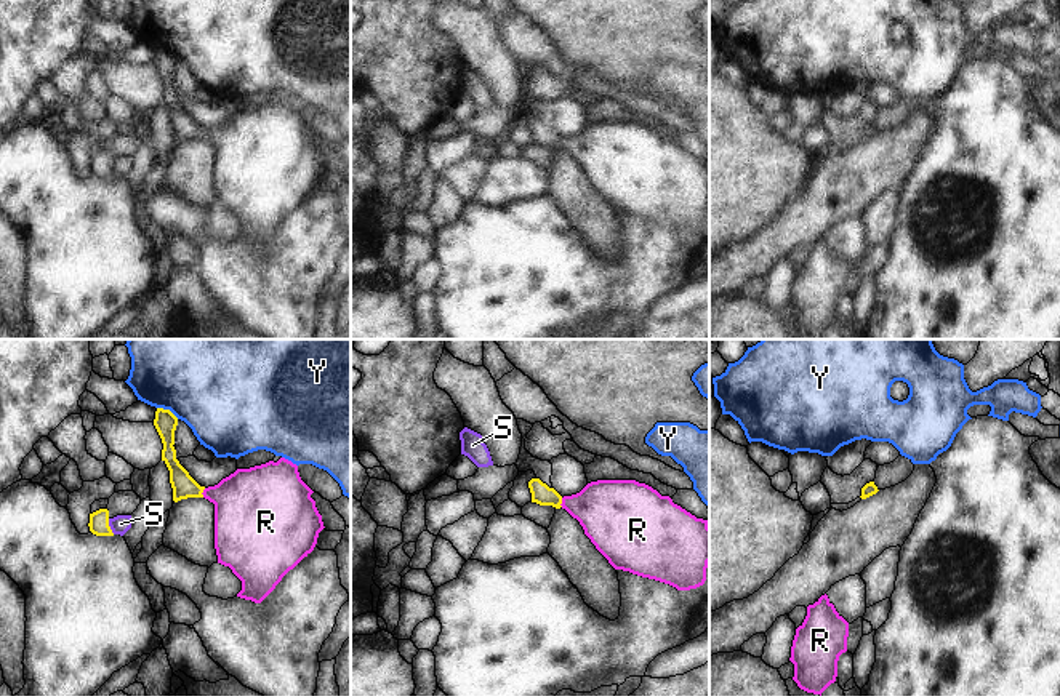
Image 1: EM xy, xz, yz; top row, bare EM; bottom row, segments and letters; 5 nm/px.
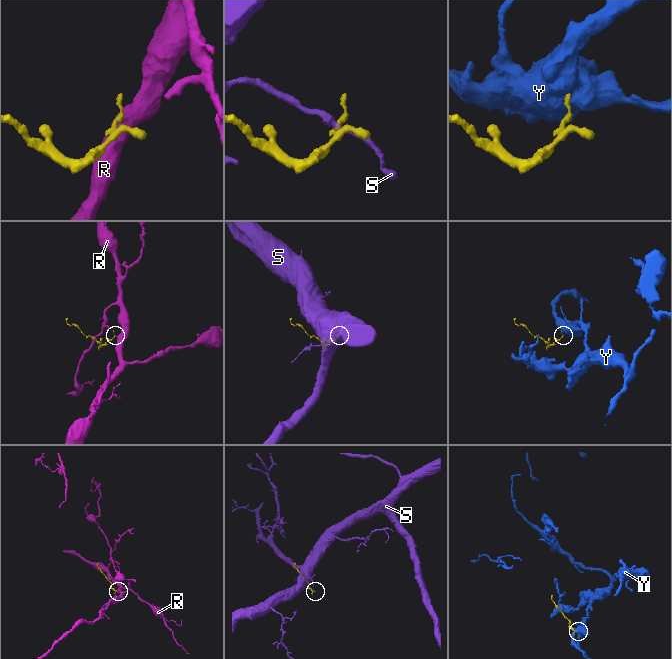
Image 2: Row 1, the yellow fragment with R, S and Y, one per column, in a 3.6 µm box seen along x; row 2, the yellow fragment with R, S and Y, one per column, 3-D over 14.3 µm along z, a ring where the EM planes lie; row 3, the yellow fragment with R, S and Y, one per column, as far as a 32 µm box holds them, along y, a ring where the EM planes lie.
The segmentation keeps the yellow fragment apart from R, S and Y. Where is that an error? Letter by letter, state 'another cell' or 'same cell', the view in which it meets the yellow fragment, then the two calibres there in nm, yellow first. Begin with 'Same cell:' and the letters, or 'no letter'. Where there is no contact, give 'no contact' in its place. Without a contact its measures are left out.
Same cell: R
R: same cell | xy | 120/360 nm
S: another cell | xy | 100/90 nm
Y: another cell | xy | 120/400 nm

